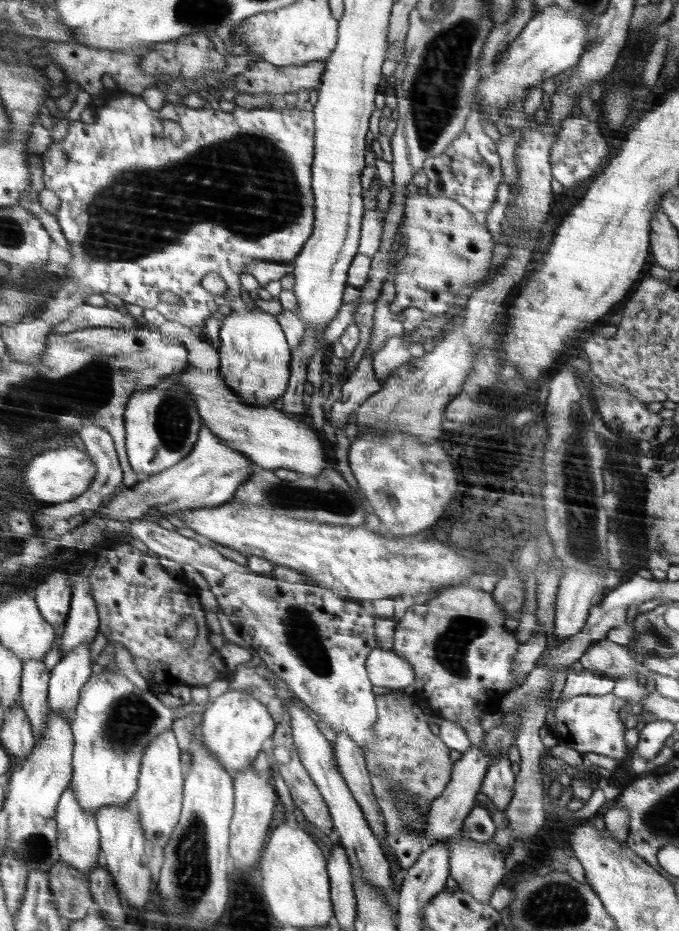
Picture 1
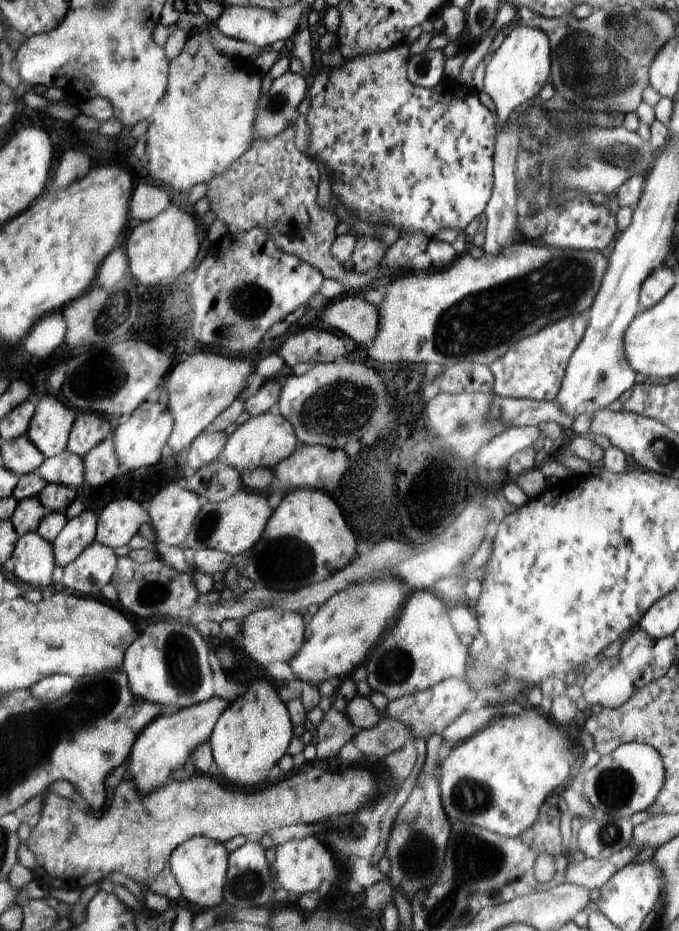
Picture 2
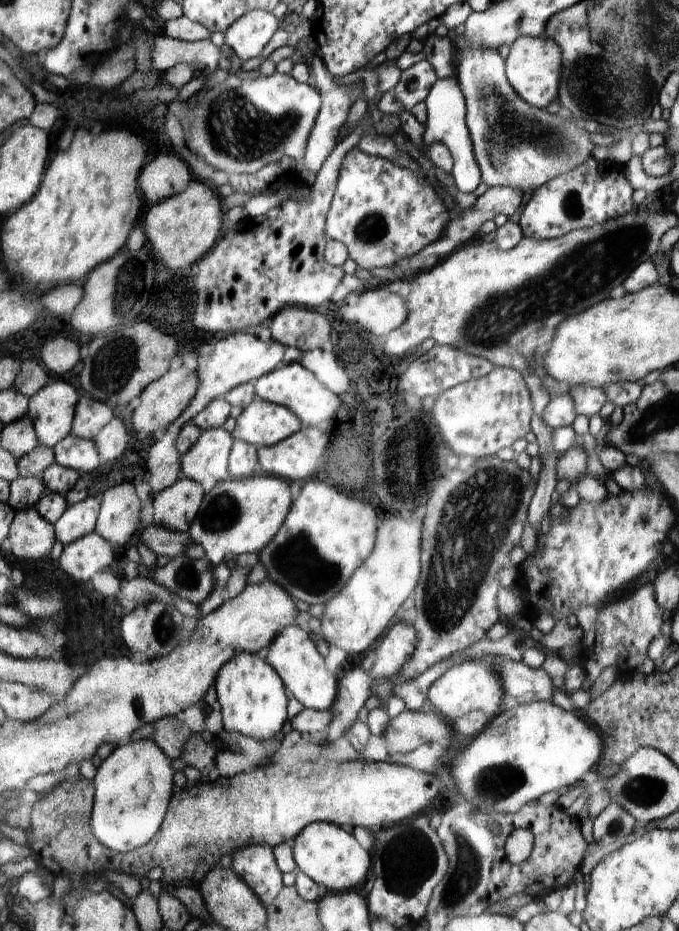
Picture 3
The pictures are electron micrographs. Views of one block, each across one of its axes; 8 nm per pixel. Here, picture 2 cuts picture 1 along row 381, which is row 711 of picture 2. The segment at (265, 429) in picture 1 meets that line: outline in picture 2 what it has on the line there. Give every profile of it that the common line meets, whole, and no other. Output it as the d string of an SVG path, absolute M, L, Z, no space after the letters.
M214 697L212 700L201 702L190 708L169 710L167 714L158 717L138 737L130 758L128 775L136 780L138 790L142 794L154 794L164 784L172 779L172 774L182 770L186 762L193 758L194 752L213 739L218 722L225 712L233 706L233 701L223 697Z

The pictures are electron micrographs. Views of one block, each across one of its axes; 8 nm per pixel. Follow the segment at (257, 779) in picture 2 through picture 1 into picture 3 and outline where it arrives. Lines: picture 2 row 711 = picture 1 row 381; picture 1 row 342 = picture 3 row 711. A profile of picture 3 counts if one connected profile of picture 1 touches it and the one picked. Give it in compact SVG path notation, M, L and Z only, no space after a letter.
M239 652L222 667L215 685L223 706L223 730L240 732L264 743L274 742L274 736L282 730L284 720L288 720L288 698L283 680L266 660L258 658L254 653Z

